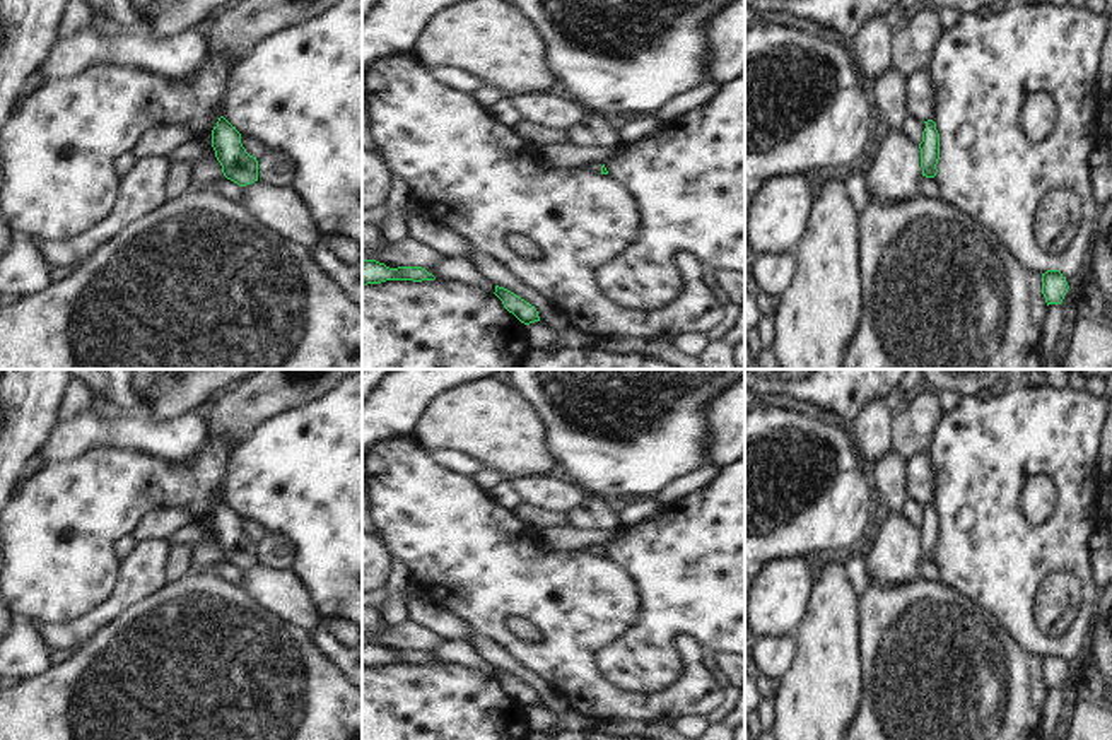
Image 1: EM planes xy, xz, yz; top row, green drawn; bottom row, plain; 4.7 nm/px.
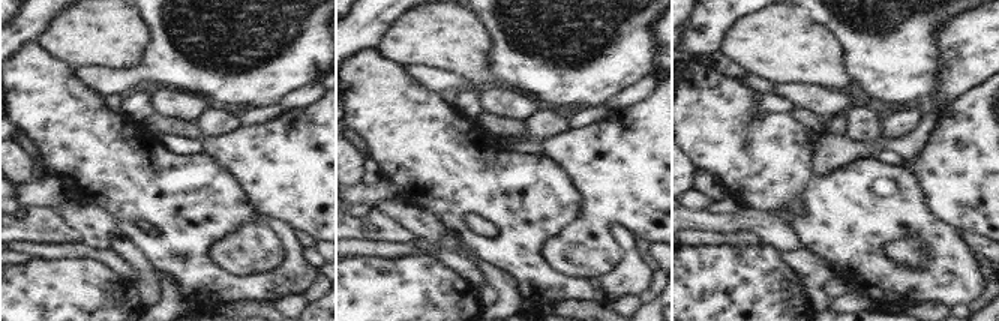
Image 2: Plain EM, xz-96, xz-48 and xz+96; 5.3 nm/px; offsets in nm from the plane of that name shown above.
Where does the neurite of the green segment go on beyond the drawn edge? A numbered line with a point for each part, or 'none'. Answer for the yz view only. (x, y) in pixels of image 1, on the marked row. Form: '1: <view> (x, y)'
none

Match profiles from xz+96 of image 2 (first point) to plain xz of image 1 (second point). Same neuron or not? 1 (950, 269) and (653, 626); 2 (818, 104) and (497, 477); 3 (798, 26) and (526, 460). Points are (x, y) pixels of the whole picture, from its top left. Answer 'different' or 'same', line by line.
1: different
2: different
3: same

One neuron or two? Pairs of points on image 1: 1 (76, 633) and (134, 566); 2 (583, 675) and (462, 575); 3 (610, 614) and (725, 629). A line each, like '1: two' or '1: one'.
1: one
2: one
3: two

